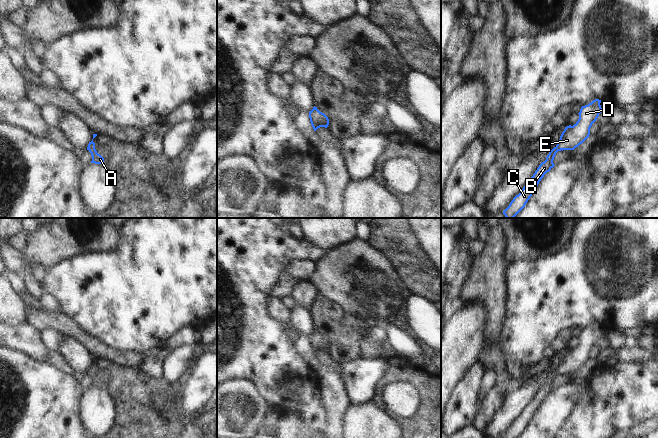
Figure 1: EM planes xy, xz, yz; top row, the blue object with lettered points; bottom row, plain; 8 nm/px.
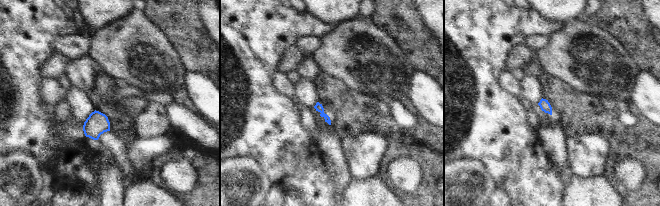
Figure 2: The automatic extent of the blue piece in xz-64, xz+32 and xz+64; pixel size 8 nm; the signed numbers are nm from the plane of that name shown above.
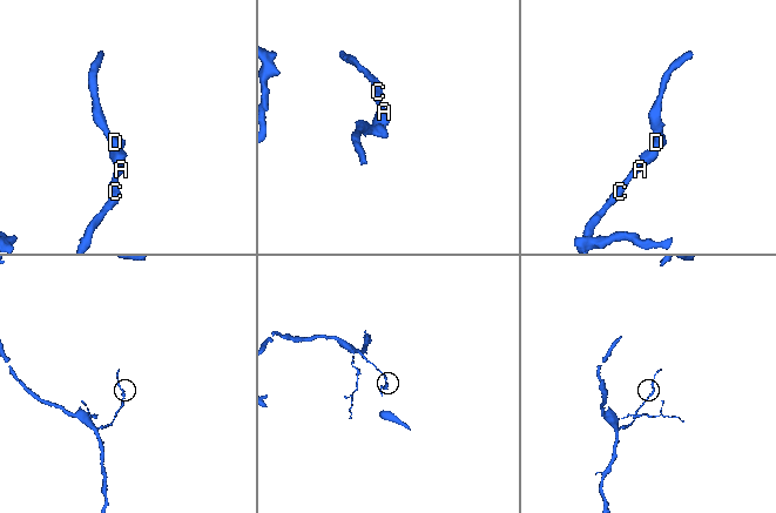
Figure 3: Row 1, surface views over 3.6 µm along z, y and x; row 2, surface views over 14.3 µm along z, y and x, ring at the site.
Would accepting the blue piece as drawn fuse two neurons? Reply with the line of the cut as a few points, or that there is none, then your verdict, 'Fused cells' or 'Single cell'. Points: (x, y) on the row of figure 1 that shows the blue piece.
No split. Single cell.

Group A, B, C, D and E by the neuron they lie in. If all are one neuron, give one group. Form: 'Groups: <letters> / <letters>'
Groups: A B C D E.

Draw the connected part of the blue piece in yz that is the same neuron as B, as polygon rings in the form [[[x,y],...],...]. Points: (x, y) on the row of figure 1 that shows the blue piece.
[[[595,99],[588,105],[581,107],[578,113],[578,121],[573,126],[565,127],[557,145],[549,152],[546,160],[539,165],[521,192],[513,198],[509,206],[503,211],[506,218],[514,218],[525,207],[541,179],[555,166],[553,160],[558,151],[574,150],[589,137],[592,124],[602,112],[600,103],[601,100]]]

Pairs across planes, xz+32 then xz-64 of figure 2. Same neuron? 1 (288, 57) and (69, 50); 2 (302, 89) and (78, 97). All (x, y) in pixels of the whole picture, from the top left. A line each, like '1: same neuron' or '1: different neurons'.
1: different neurons
2: same neuron

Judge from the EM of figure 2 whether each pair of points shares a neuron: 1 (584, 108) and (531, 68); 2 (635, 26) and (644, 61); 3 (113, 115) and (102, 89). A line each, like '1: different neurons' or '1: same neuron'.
1: different neurons
2: same neuron
3: same neuron

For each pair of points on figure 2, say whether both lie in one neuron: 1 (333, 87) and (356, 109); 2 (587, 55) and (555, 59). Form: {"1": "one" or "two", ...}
{"1": "one", "2": "one"}

